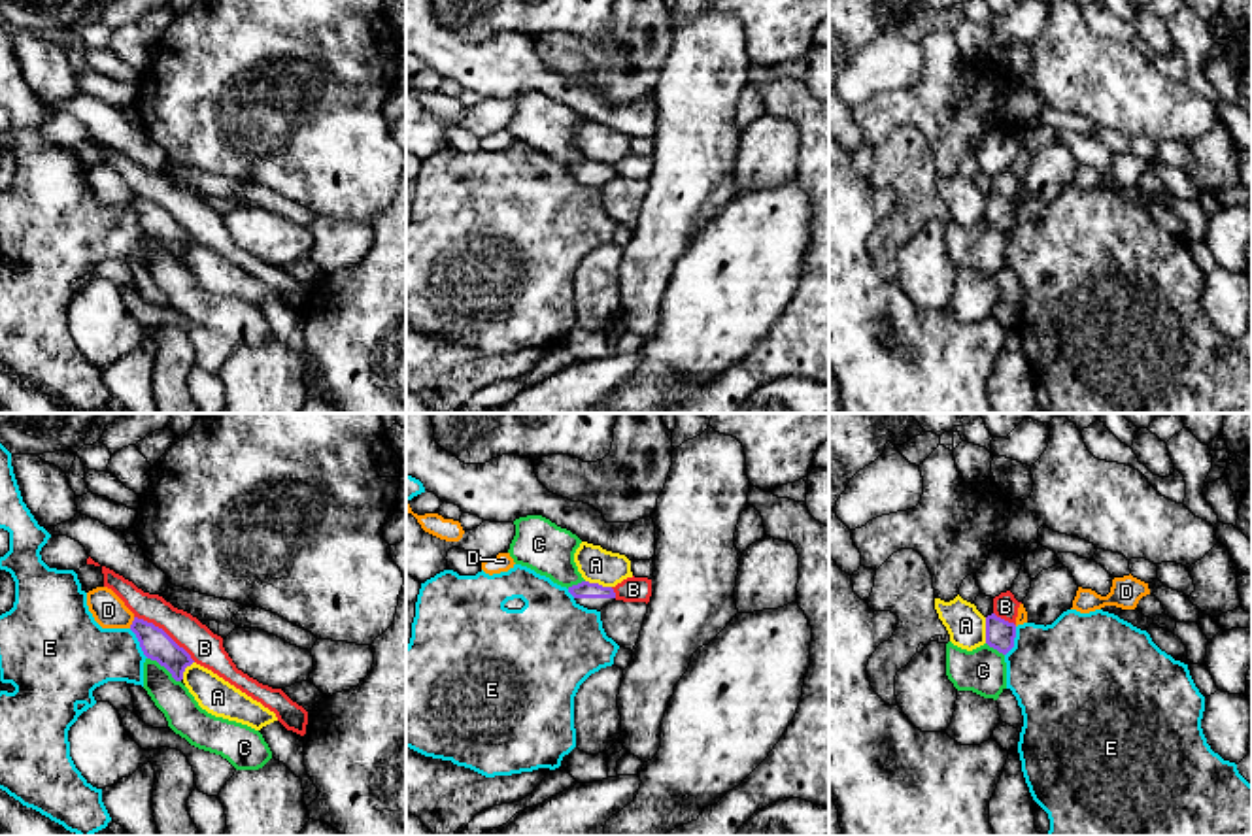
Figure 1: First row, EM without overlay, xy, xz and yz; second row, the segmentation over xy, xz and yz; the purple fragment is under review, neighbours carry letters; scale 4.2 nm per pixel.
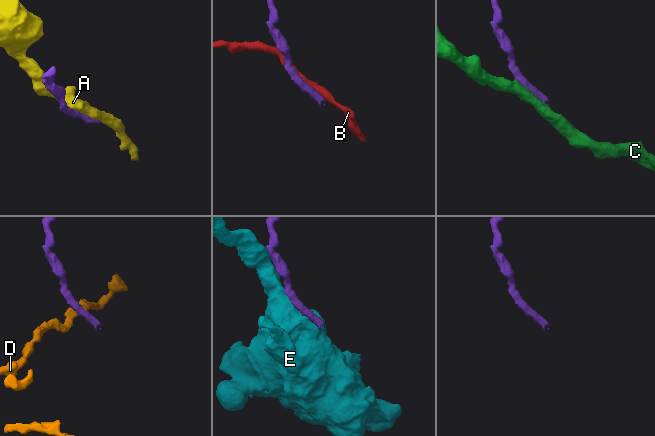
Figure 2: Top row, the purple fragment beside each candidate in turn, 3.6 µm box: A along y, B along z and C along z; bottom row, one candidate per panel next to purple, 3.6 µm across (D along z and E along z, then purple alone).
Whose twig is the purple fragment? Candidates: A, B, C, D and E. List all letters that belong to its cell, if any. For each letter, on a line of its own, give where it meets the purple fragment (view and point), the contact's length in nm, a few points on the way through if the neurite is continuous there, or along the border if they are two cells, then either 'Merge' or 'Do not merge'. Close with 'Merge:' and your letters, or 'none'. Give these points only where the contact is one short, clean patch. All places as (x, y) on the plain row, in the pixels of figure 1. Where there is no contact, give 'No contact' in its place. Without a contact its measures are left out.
A: Touches purple at xz (597, 161). Shared border 120 nm. Do not merge
B: Touches purple at xy (163, 208). Shared border 320 nm. Do not merge
C: Touches purple at xy (165, 244). Shared border 180 nm. Do not merge
D: Touches purple at xy (133, 200). Shared border 50 nm. Boundary: xy (135, 195), (129, 204). Do not merge
E: Touches purple at xy (140, 221). Shared border 150 nm. Boundary: xy (129, 206), (148, 234). Do not merge
Merge: none

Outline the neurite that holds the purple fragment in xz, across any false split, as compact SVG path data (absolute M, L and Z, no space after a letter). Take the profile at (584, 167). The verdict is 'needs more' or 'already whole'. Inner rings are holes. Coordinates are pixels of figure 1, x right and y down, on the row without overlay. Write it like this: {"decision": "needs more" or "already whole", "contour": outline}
{"decision": "needs more", "contour": "M582 159L578 162L568 164L568 170L574 174L576 181L597 189L616 177L616 170L612 164L602 164L599 160L589 159Z"}

